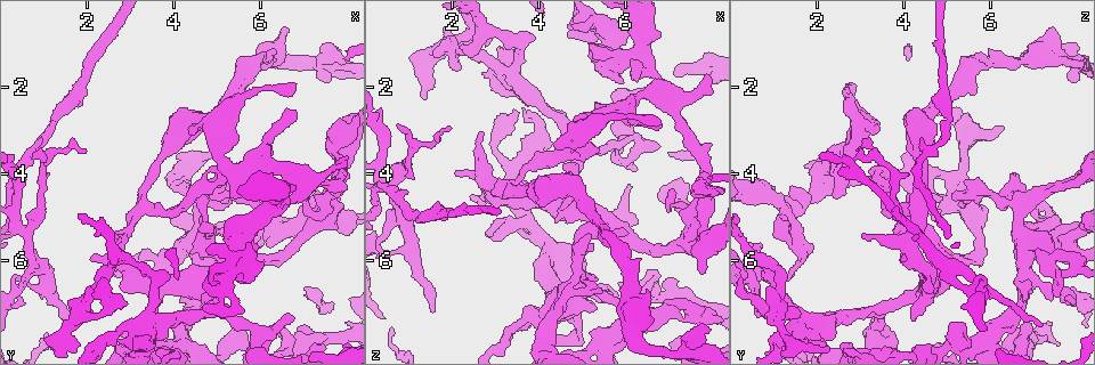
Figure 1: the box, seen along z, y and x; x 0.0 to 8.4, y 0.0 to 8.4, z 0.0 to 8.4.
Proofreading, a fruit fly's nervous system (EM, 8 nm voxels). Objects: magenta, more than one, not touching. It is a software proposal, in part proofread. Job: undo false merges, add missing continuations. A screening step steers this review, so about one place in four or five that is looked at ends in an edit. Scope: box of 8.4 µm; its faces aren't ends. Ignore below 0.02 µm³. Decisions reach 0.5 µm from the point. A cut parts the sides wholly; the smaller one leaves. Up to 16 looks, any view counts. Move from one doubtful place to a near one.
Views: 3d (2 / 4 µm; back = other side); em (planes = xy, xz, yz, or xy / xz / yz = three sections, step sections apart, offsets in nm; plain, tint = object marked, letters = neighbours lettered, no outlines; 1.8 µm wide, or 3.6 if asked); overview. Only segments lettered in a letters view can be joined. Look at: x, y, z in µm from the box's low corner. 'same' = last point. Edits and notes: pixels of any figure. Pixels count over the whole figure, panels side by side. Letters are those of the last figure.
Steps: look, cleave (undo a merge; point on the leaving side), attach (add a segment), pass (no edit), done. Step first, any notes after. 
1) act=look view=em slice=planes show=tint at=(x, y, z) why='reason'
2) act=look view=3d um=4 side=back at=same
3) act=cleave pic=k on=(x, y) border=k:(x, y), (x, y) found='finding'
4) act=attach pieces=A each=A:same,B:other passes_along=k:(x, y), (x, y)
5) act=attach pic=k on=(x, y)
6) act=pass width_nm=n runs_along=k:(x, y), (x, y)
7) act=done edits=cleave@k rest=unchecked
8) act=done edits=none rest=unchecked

act=look view=em slice=planes show=letters at=(6.85, 7.60, 6.55) why='branch stops here'

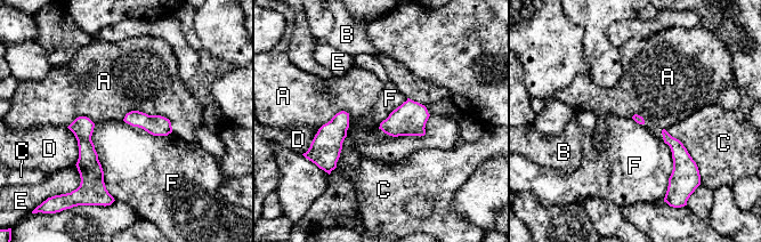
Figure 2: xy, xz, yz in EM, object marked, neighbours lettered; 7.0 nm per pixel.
act=pass each=A:other,B:other,C:other,D:other,E:other,F:other border=2:(94, 124), (103, 182), (115, 200) found='none of them fits'

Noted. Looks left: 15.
act=look view=em slice=xz step=4 show=letters at=(5.95, 7.75, 3.20) why='sharp bend'

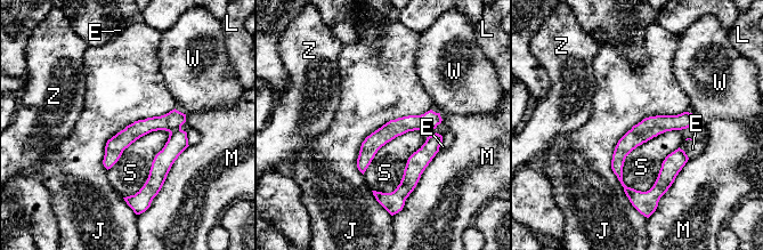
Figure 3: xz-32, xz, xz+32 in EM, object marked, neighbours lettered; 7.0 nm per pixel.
act=pass longest_contact=J:750nm each=E:other,J:other,L:other,M:other,S:other,W:other,Z:other border=3:(687, 111), (618, 140), (632, 206) found='all the same cell'

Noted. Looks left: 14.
act=look view=em slice=xy step=16 show=tint at=(1.95, 3.55, 2.95) why='free end'

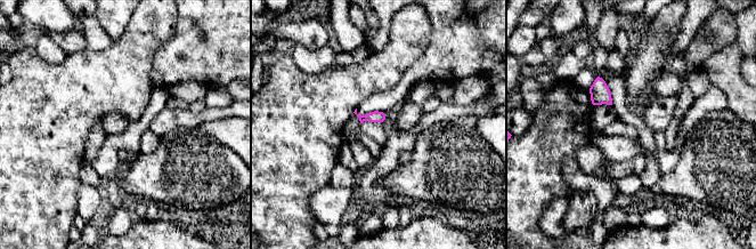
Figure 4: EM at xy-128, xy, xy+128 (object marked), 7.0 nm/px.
act=look view=em slice=xy step=16 show=letters at=same why='see the neighbours'

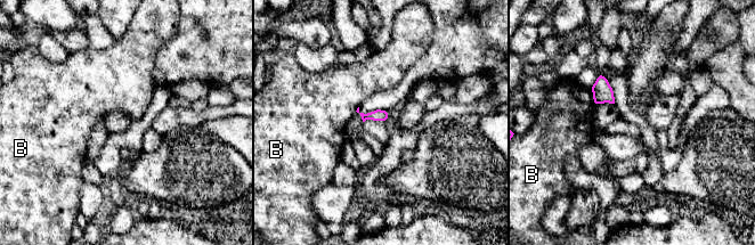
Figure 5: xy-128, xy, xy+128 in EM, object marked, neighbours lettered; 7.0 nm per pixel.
act=pass each=B:other found='none of them fits'

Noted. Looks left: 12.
act=look view=em slice=planes show=tint at=(3.25, 4.75, 4.25) why='side arm on a straight run'

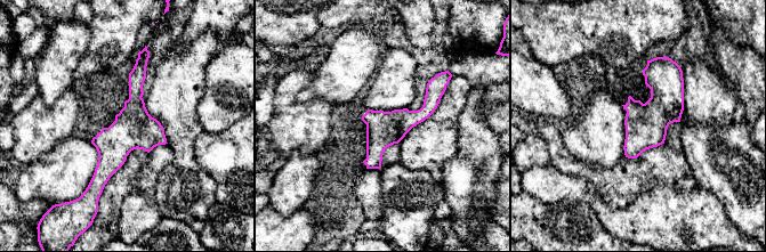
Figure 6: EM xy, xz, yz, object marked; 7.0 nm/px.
act=look view=em slice=planes show=letters at=same

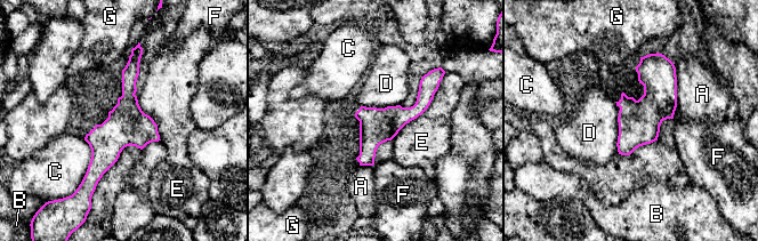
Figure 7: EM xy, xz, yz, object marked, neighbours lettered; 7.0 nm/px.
act=pass each=A:other,B:other,C:other,D:other,E:other,F:other,G:other runs_along=7:(137, 55), (126, 122), (91, 183) found='one cell here'

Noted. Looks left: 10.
act=look view=em slice=planes show=letters at=(1.20, 2.85, 4.95) why='sudden change in width'

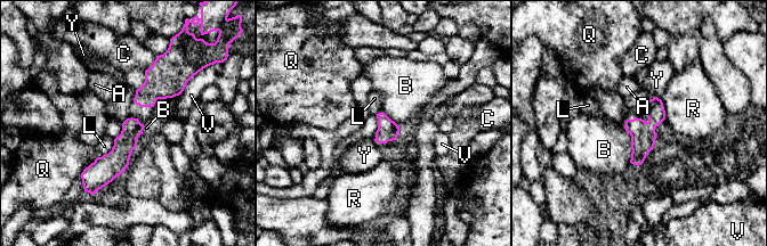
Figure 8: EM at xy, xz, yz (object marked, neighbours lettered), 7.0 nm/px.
act=pass each=A:other,B:other,C:other,L:other,Q:other,R:other,V:other,Y:other runs_along=8:(135, 121), (120, 155), (93, 186) found='continuous, no second cell'

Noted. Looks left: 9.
act=look view=3d um=2 at=(4.45, 5.85, 5.15) why='an open end'

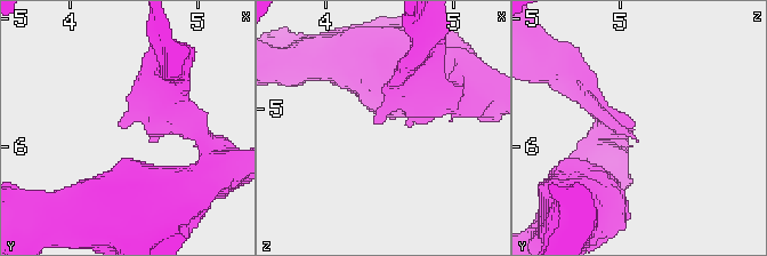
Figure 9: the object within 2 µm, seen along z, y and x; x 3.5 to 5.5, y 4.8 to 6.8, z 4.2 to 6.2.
act=look view=em slice=planes show=plain at=(4.40, 5.82, 5.12) why='now the EM'

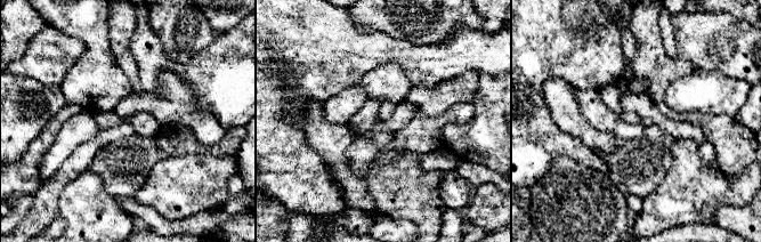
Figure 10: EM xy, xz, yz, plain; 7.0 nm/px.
act=look view=em slice=planes show=letters at=same

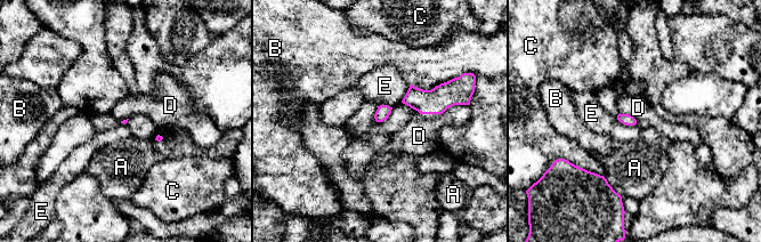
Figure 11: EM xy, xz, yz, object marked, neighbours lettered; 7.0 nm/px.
act=pass each=A:other,B:other,C:other,D:other,E:other border=11:(458, 104), (447, 107), (439, 115) found='no lettered segment goes on from it'

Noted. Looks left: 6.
act=done edits=none rest=unchecked

